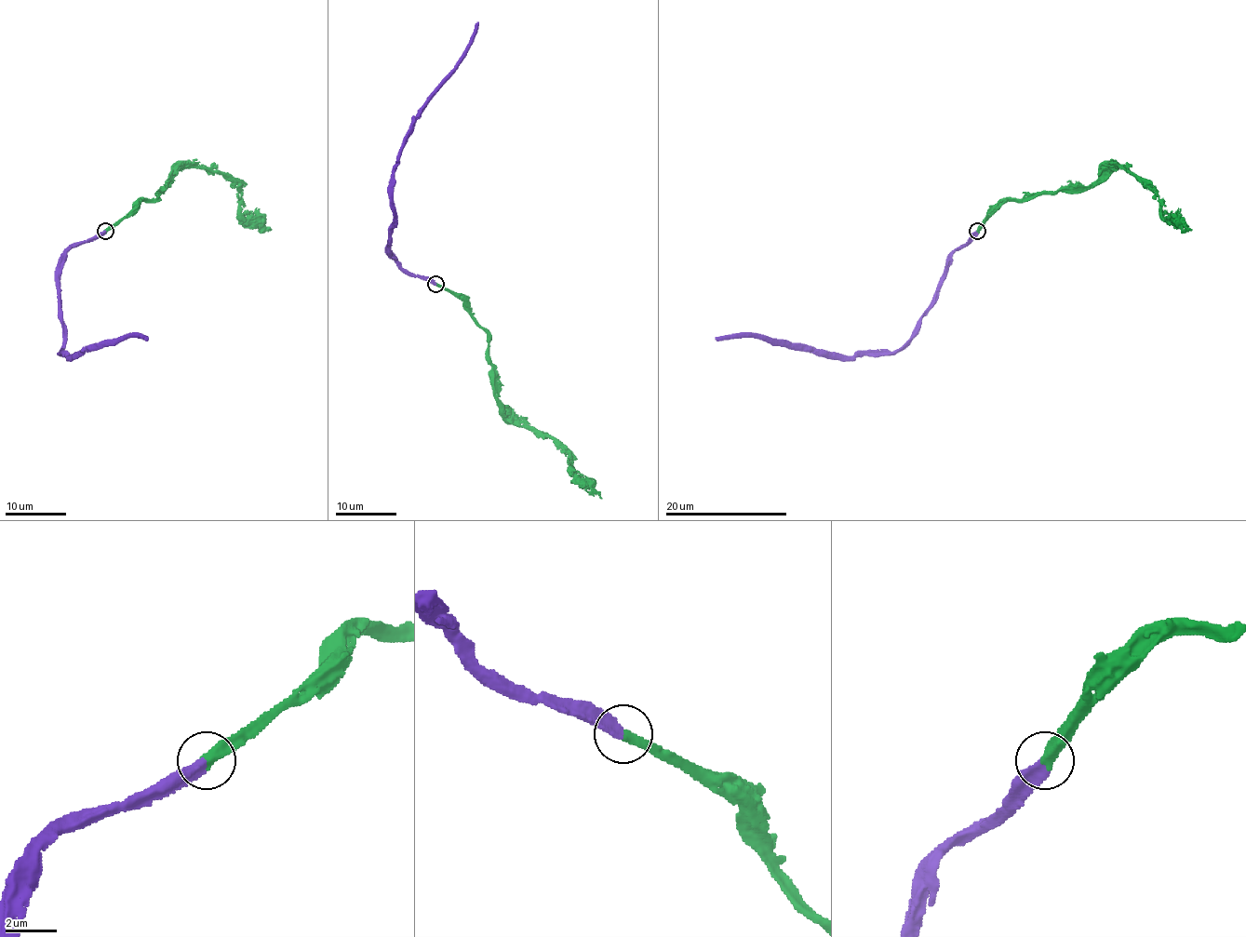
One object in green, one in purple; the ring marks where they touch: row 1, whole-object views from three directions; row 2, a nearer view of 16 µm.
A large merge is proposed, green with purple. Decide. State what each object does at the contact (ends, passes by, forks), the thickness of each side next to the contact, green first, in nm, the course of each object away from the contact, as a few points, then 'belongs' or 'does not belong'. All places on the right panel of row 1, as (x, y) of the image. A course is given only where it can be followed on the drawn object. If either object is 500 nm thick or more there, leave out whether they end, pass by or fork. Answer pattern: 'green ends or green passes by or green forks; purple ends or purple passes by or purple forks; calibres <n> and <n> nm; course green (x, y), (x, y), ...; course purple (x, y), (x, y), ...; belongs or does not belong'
green ends; purple ends; calibres 440 and 400 nm; course green (978, 231), (1000, 205), (1060, 190), (1086, 190), (1108, 166), (1130, 170), (1158, 202), (1160, 211), (1192, 229); course purple (978, 231), (954, 252), (935, 303), (892, 353), (823, 355), (757, 337), (715, 339); belongs

